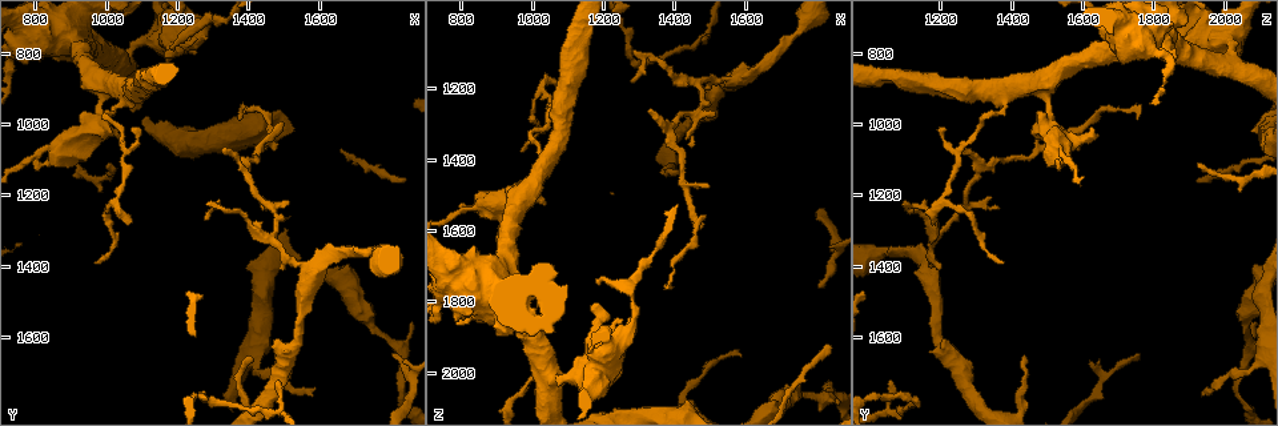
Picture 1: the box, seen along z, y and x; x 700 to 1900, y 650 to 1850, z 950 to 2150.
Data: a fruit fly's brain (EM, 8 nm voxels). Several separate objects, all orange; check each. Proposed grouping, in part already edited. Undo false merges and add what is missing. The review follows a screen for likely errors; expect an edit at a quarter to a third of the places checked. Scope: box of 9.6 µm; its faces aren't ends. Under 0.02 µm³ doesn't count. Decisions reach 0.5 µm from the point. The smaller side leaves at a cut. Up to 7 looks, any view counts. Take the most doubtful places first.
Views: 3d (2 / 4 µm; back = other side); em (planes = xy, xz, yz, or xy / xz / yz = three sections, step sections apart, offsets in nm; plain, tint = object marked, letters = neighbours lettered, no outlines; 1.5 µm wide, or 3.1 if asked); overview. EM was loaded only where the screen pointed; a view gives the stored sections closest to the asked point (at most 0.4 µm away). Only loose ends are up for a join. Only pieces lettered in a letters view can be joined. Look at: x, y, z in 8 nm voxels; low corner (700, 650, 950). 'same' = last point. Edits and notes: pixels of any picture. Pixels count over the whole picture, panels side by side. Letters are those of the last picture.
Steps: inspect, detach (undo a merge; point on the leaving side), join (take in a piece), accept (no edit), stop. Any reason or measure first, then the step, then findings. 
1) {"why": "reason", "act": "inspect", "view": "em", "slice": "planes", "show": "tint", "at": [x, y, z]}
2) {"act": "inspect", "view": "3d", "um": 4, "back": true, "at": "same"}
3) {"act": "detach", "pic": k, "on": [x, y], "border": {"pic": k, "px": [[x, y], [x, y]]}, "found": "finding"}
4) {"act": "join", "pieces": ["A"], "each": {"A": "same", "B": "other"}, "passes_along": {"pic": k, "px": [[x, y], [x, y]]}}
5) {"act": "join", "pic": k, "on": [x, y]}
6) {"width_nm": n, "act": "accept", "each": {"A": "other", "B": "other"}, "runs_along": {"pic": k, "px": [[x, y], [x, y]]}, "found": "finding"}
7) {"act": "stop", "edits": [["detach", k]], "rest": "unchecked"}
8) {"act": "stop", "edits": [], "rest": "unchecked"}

{"why": "free end", "act": "inspect", "view": "3d", "um": 2, "at": [960, 1390, 1380]}

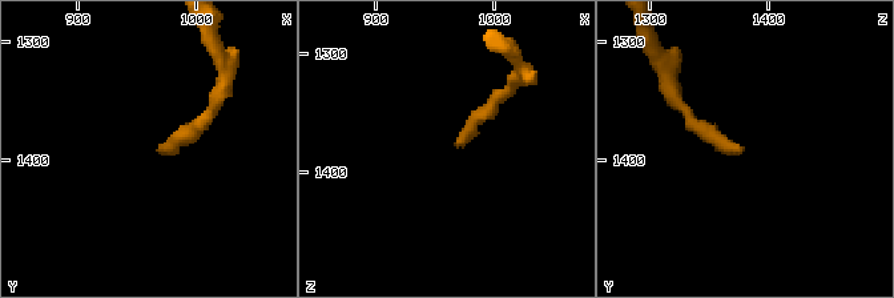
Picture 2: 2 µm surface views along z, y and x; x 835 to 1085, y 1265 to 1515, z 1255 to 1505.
{"why": "now the EM", "act": "inspect", "view": "em", "slice": "planes", "show": "plain", "at": [968, 1390, 1378]}

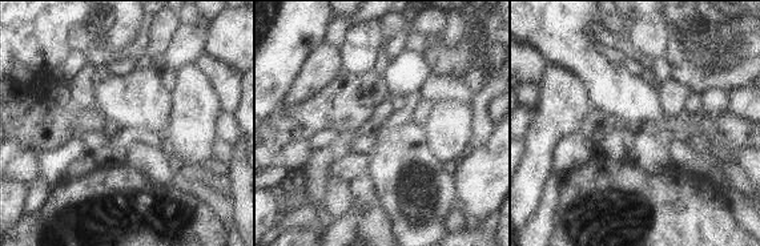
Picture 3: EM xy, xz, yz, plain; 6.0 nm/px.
{"act": "inspect", "view": "em", "slice": "planes", "show": "letters", "at": "same"}

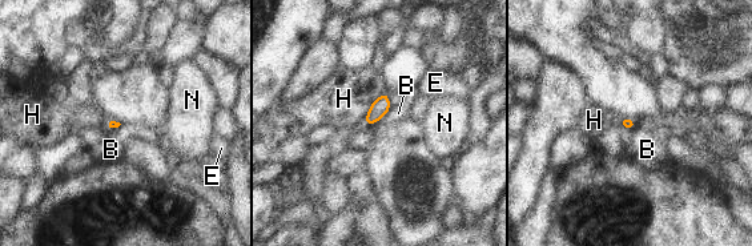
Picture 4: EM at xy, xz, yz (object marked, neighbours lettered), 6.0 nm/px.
{"longest_contact_nm": ["H", 240], "act": "accept", "each": {"B": "other", "E": "other", "H": "other", "N": "other"}, "found": "no lettered piece goes on from it"}

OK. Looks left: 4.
{"why": "branch stops here", "act": "inspect", "view": "3d", "um": 4, "at": [1330, 1070, 1260]}

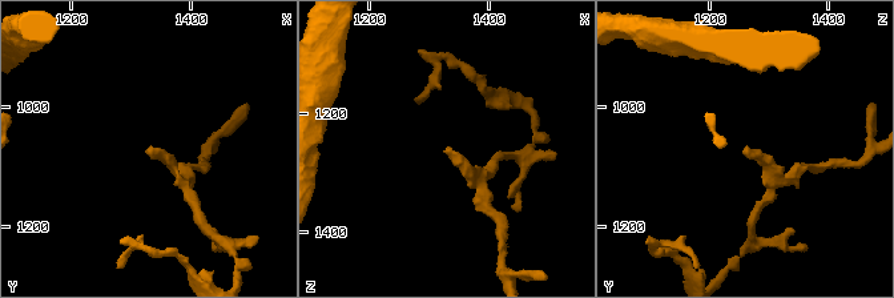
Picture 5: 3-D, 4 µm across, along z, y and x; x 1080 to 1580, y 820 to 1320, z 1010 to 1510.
{"why": "shape alone is not enough", "act": "inspect", "view": "em", "slice": "planes", "show": "letters", "at": [1330, 1065, 1260]}

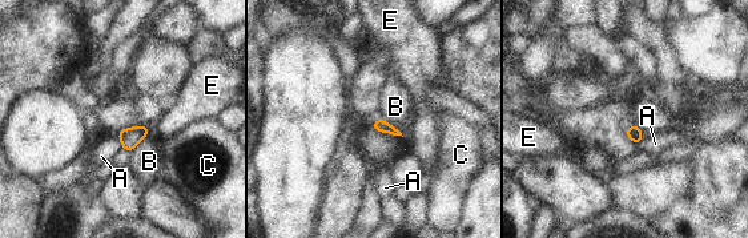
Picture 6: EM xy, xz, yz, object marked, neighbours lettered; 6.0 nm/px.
{"act": "accept", "each": {"A": "other", "B": "other", "C": "other", "E": "other"}, "border": {"pic": 6, "px": [[151, 132], [131, 152]]}, "found": "none of them fits"}

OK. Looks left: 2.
{"why": "end of a long branch", "act": "inspect", "view": "em", "slice": "planes", "show": "letters", "at": [1420, 1650, 1430]}

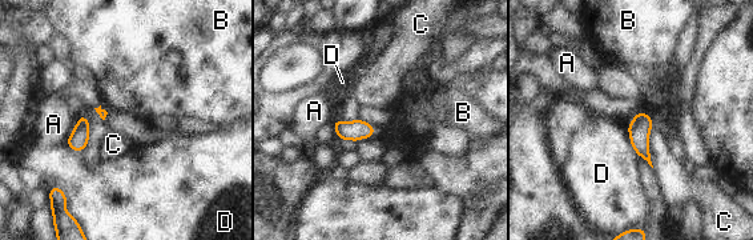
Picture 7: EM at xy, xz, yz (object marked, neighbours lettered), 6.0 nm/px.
{"act": "accept", "each": {"A": "other", "B": "other", "C": "other", "D": "other"}, "border": {"pic": 7, "px": [[375, 131], [373, 135]]}, "found": "no lettered piece goes on from it"}

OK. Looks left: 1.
{"act": "stop", "edits": [], "rest": "unchecked"}

